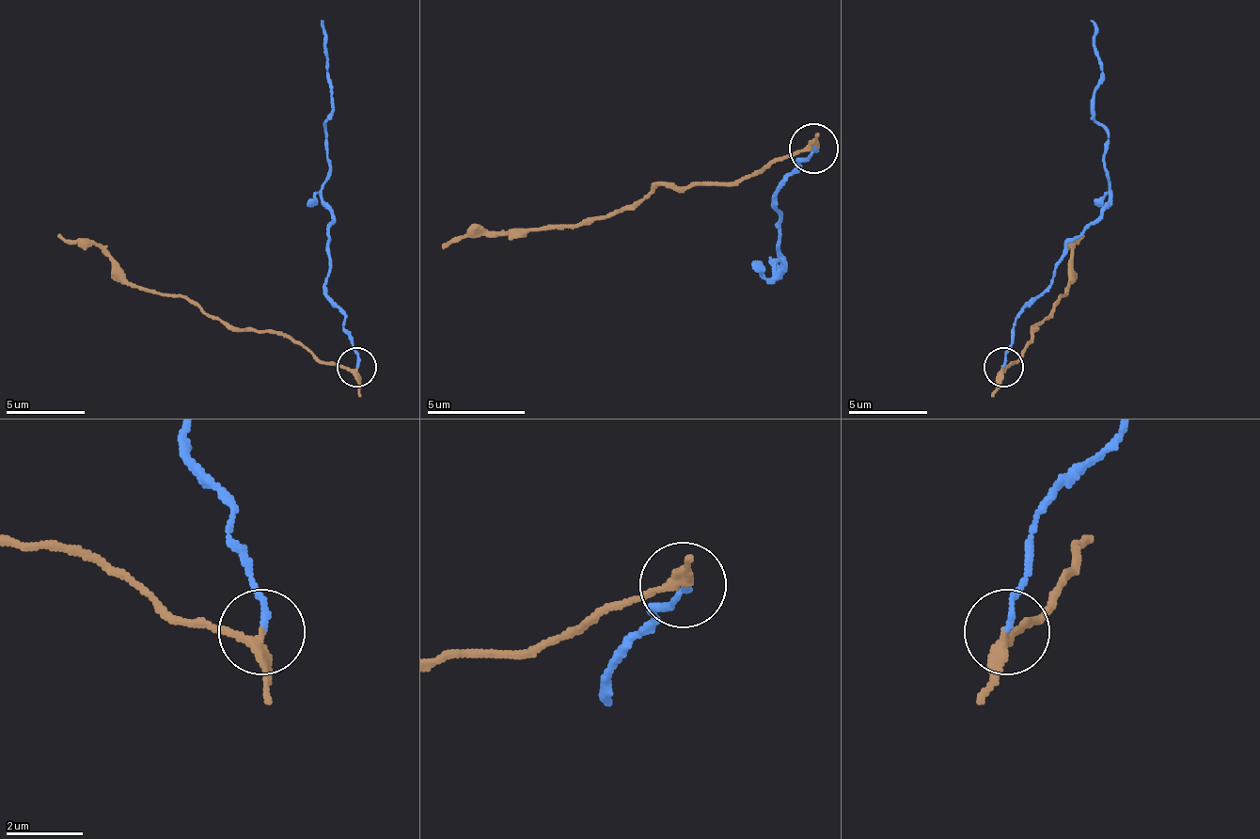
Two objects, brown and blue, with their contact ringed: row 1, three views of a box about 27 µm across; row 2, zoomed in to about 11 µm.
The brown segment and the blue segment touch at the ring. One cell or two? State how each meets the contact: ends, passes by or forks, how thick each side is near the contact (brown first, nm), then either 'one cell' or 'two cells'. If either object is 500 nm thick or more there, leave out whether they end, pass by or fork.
brown passes by; blue ends; calibres 220 and 140 nm; two cells

